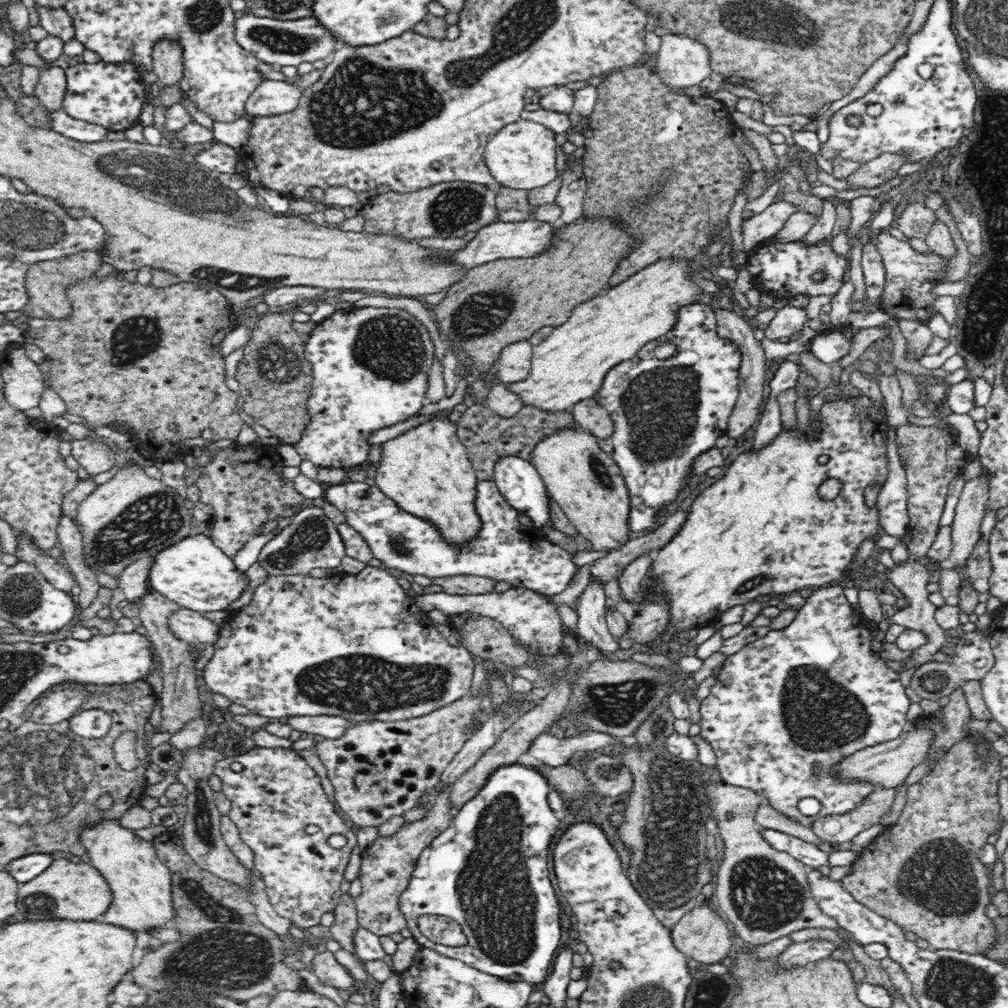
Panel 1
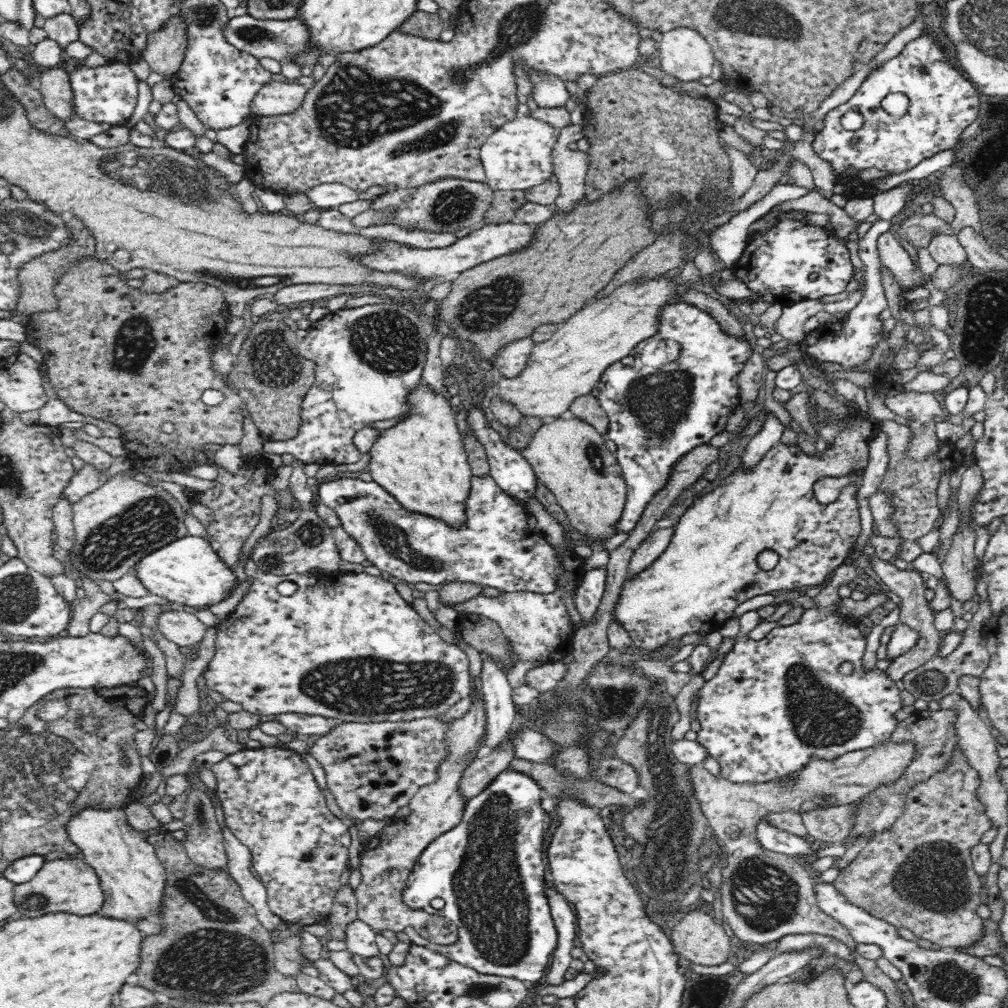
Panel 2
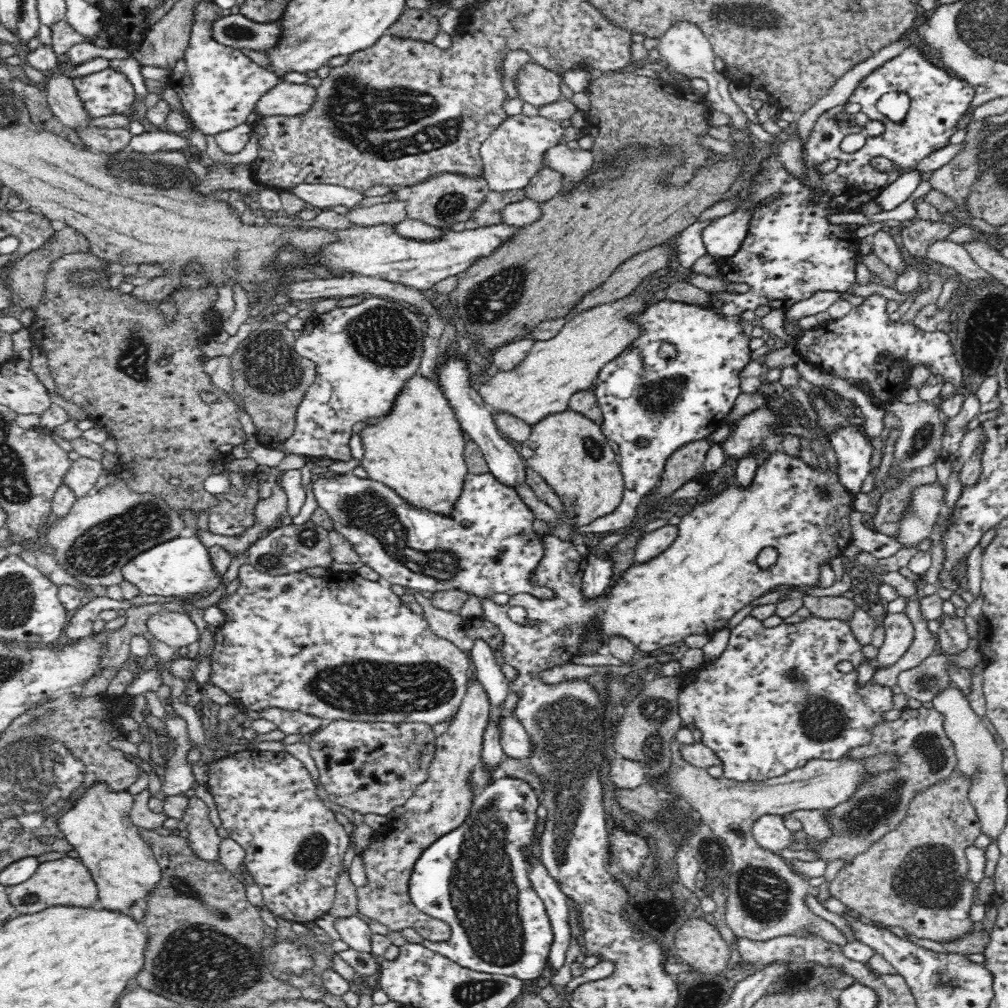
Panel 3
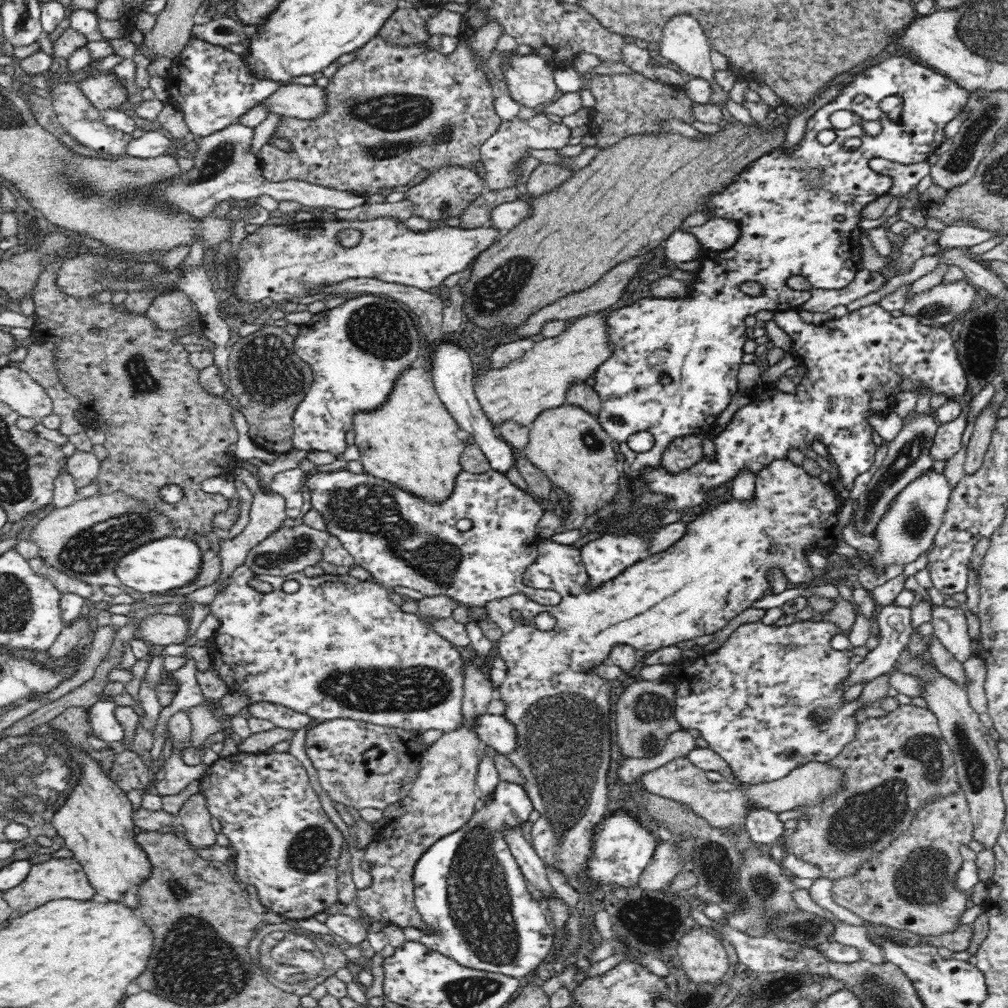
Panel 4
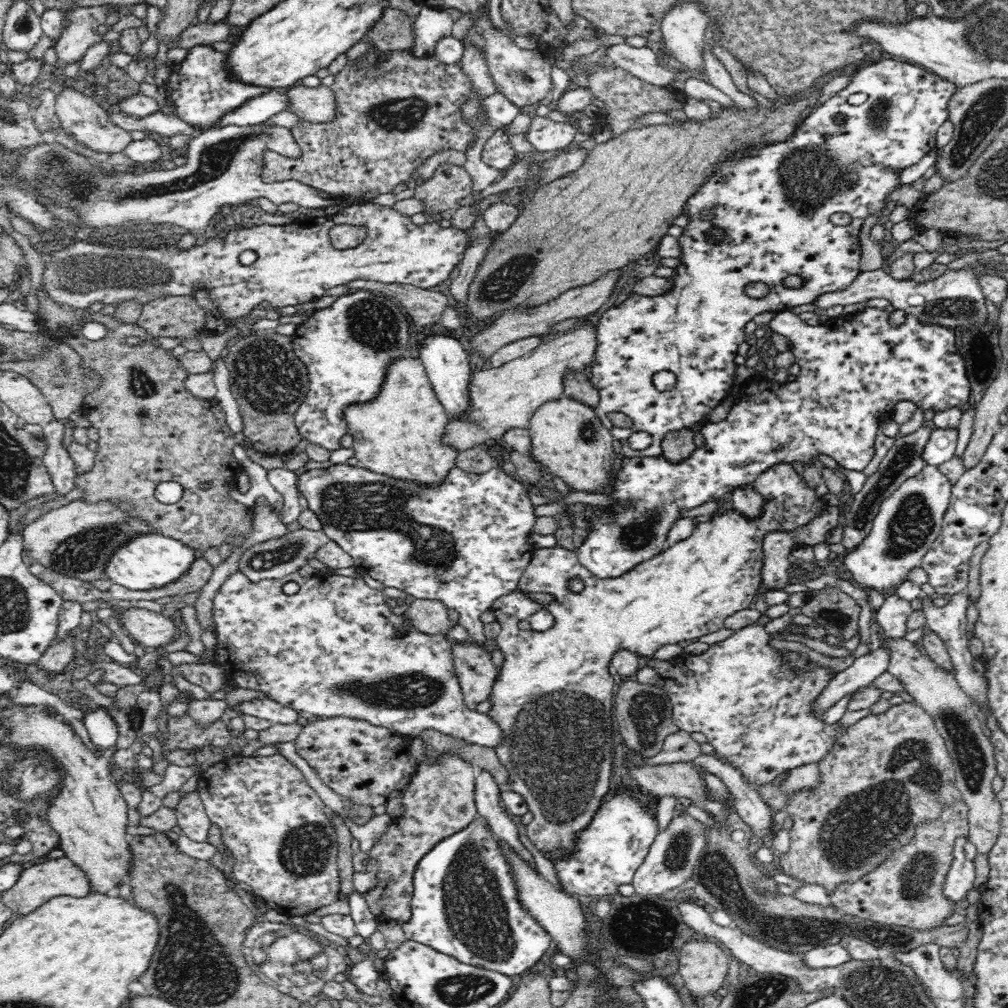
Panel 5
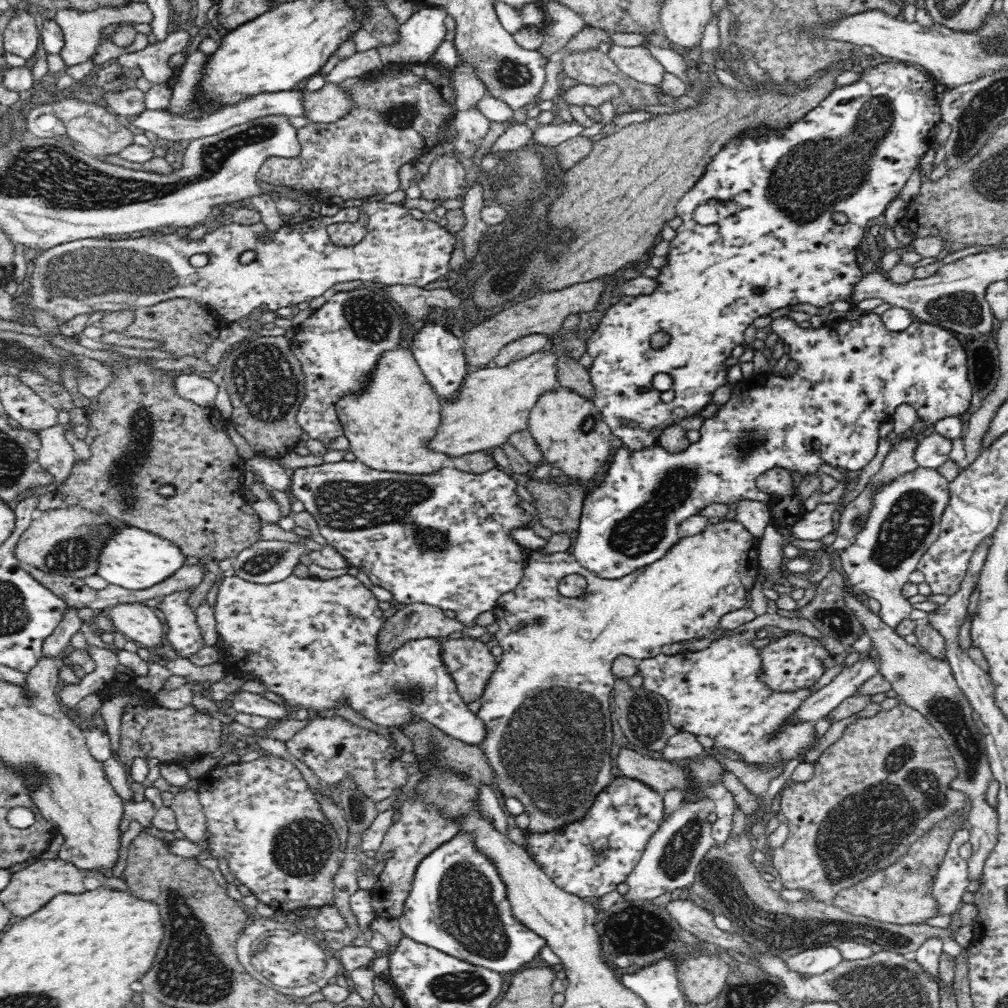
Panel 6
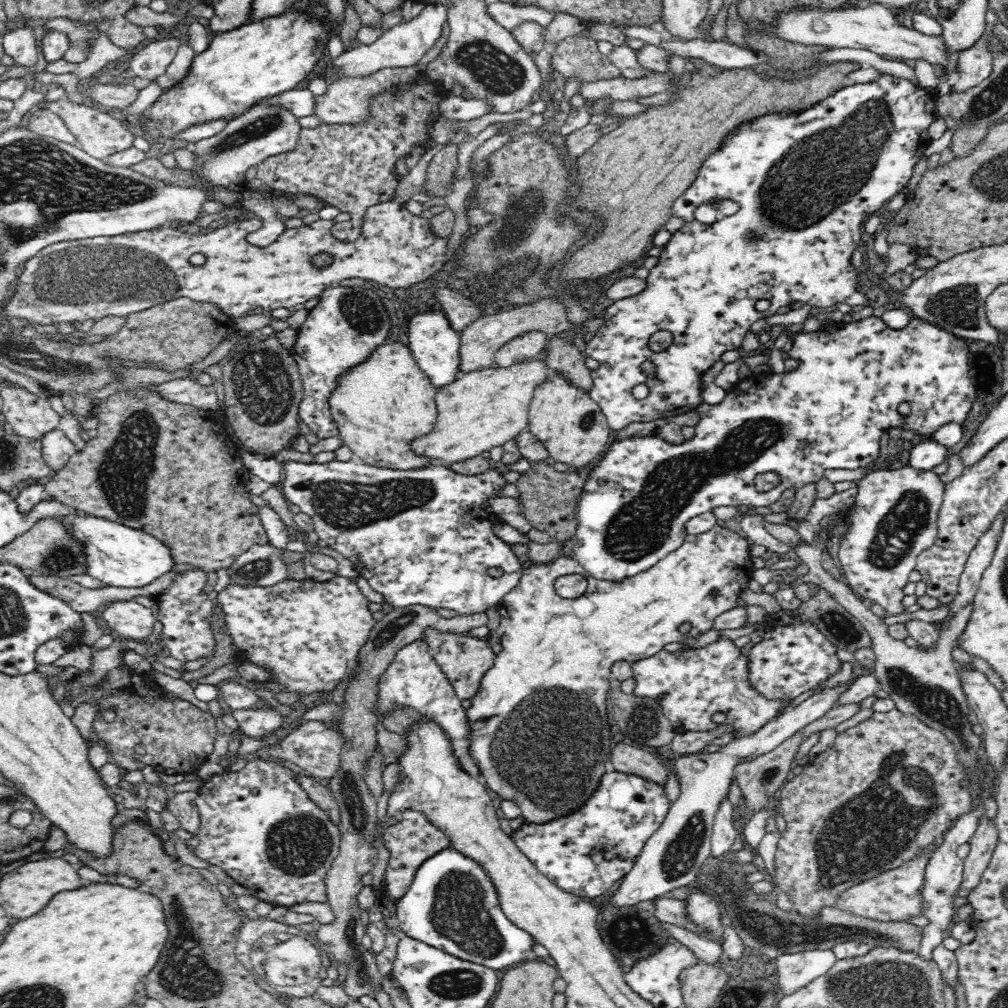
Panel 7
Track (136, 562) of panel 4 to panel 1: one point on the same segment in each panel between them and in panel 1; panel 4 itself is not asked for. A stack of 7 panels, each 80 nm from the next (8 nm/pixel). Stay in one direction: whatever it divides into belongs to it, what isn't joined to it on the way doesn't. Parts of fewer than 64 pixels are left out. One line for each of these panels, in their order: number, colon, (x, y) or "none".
1: (195, 574)
2: (187, 571)
3: (179, 567)

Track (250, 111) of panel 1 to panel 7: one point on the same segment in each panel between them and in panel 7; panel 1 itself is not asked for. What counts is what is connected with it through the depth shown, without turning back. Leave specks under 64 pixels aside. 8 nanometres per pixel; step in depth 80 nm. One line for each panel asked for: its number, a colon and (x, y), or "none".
2: (276, 98)
3: (286, 98)
4: (293, 100)
5: (316, 105)
6: (332, 102)
7: (348, 100)

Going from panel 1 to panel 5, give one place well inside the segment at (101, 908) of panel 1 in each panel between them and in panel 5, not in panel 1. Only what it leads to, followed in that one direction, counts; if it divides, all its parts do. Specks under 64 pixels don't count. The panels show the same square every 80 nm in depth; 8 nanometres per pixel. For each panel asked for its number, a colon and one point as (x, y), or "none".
2: (67, 884)
3: (66, 880)
4: (57, 878)
5: (41, 882)

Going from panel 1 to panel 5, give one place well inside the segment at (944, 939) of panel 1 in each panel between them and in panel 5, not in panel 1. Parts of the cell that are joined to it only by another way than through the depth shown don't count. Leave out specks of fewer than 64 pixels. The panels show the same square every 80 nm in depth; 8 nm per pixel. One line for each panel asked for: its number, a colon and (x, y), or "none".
2: (919, 876)
3: (916, 877)
4: (910, 884)
5: (906, 890)

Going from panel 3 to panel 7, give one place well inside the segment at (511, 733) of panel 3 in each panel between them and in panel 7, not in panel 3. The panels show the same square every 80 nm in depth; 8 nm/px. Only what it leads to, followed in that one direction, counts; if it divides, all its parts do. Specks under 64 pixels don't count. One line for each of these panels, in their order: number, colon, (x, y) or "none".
4: (337, 648)
5: (333, 648)
6: (313, 642)
7: (308, 633)

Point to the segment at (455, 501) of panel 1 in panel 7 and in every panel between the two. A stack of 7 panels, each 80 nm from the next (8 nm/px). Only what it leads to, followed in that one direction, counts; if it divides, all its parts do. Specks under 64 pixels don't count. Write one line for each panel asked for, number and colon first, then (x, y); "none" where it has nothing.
2: (421, 460)
3: (417, 449)
4: (410, 439)
5: (399, 433)
6: (387, 424)
7: (379, 405)

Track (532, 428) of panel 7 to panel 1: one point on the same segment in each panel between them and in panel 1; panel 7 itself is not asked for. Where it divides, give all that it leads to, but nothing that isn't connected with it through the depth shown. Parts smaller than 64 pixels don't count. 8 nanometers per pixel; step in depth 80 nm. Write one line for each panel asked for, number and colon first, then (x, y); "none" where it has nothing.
1: (585, 481)
2: (568, 455)
3: (572, 454)
4: (568, 444)
5: (568, 439)
6: (572, 434)

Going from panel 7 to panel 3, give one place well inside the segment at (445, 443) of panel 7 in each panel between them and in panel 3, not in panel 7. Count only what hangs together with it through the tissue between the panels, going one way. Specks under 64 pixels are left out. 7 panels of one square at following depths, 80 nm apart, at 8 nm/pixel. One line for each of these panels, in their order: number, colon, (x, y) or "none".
3: (554, 369)
4: (518, 392)
5: (501, 398)
6: (492, 403)

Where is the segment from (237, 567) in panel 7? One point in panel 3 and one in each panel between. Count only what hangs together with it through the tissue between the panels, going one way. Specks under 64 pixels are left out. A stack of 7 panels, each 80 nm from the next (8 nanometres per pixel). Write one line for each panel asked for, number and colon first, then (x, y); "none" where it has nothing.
3: (291, 548)
4: (290, 549)
5: (274, 559)
6: (267, 561)

